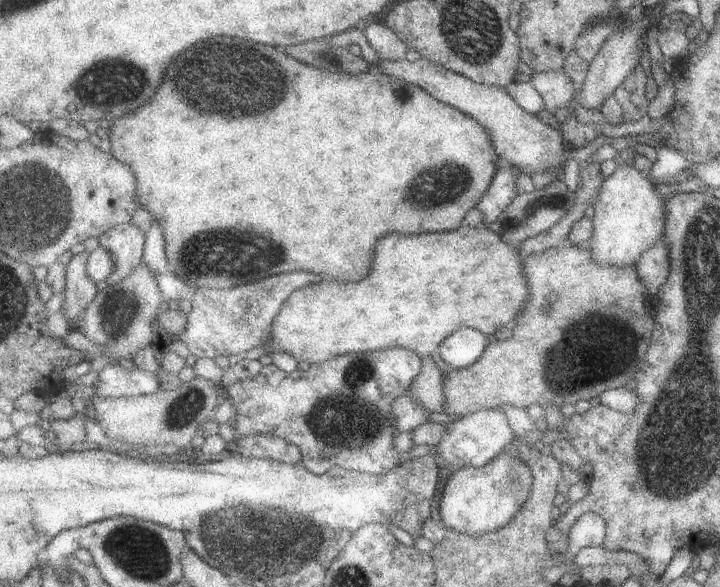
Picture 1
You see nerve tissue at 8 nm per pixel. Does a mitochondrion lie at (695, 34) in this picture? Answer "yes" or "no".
no

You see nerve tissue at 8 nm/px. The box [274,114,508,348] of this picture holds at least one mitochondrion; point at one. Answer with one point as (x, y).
(455, 179)

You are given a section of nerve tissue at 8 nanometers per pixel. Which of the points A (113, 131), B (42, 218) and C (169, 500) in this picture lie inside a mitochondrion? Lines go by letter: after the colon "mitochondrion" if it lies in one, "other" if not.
A: other
B: mitochondrion
C: other

